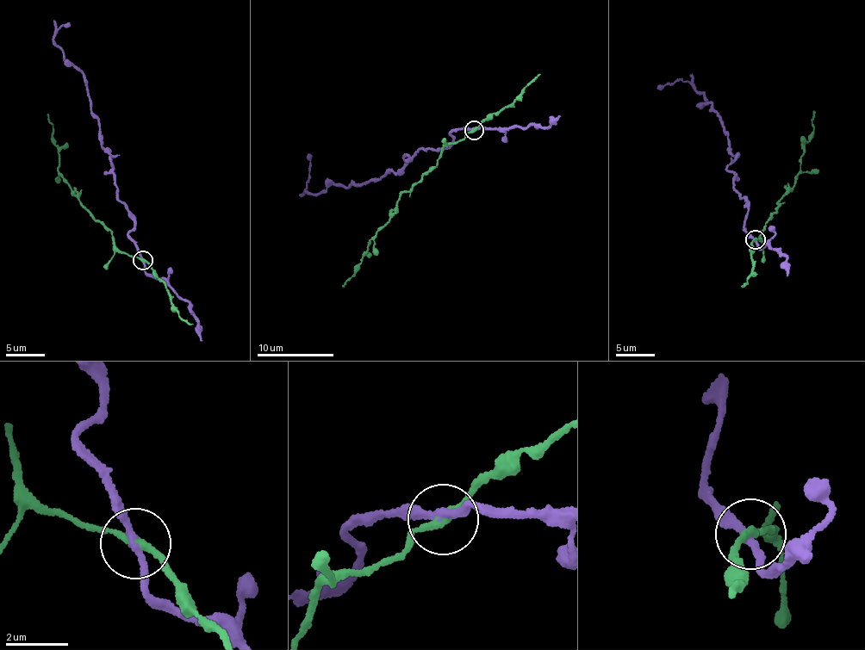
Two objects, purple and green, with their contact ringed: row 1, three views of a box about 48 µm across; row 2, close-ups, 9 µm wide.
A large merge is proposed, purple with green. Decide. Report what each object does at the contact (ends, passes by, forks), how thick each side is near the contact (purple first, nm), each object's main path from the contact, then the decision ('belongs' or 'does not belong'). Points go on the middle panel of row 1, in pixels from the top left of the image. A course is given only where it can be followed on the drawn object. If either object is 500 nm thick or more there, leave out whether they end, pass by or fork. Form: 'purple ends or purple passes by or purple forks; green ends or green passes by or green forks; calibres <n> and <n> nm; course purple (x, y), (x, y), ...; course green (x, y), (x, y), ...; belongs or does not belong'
purple passes by; green passes by; calibres 220 and 240 nm; course purple (473, 130), (406, 155), (398, 171), (383, 177), (314, 195), (306, 190), (308, 154); course green (473, 130), (444, 147), (437, 164), (409, 191), (401, 194), (390, 219), (371, 239), (343, 287); does not belong

